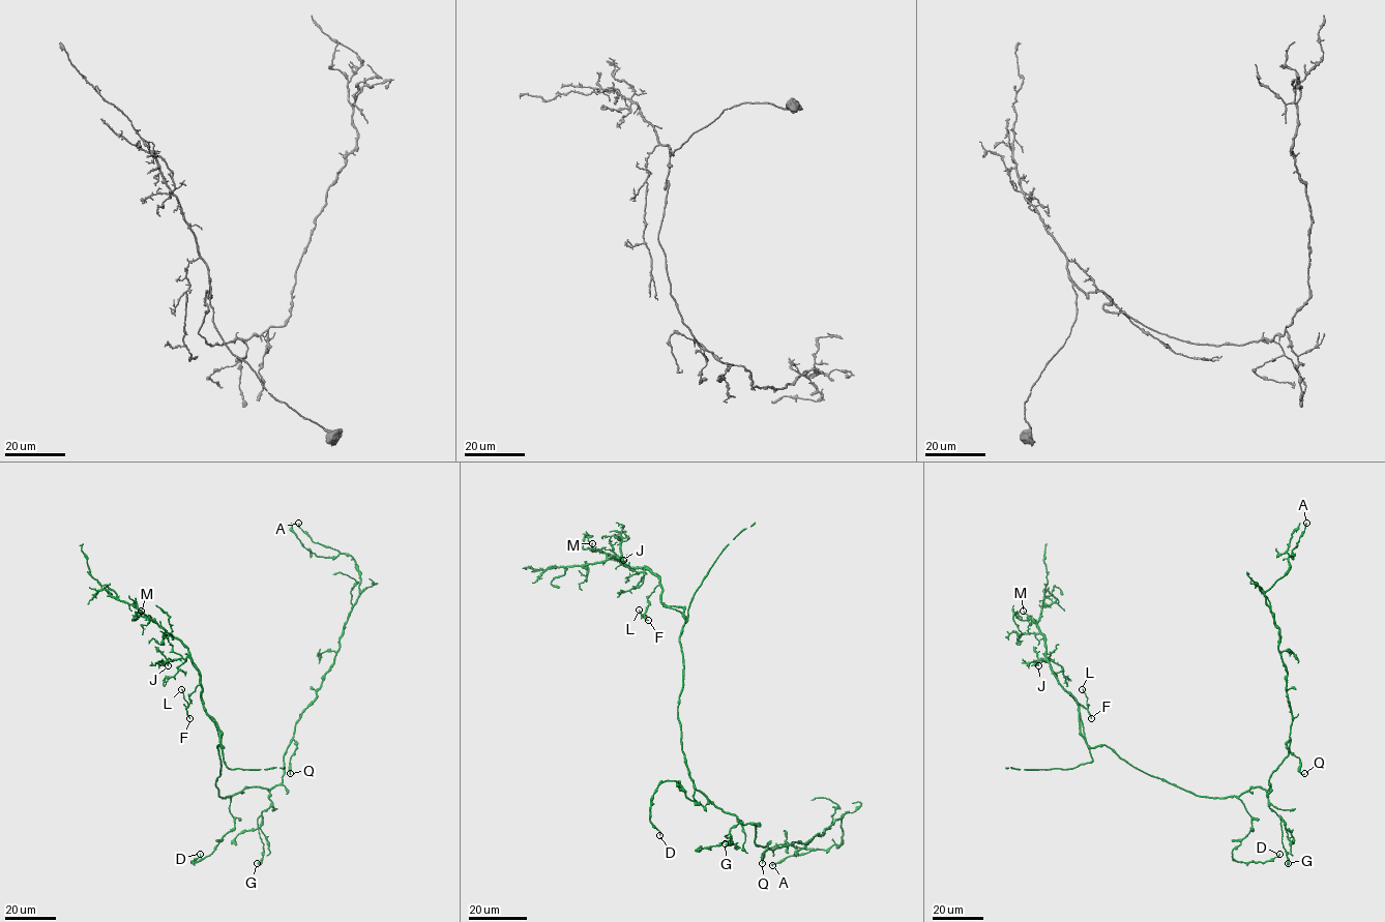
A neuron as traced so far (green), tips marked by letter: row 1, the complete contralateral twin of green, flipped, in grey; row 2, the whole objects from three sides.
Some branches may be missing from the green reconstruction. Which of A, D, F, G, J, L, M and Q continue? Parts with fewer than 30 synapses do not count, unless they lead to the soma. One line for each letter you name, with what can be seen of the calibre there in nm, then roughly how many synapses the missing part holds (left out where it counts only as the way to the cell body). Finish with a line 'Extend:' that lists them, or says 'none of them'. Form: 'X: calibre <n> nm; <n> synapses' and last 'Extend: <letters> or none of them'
Extend: none of them

